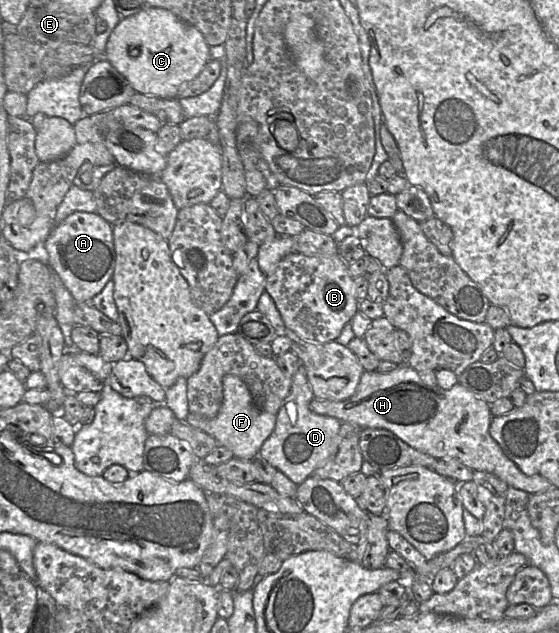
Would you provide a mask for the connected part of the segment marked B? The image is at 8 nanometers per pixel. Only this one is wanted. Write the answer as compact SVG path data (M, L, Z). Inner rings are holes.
M293 252L286 255L273 273L267 275L266 289L281 314L284 326L299 337L312 342L336 340L344 325L351 321L359 310L359 299L355 295L353 278L349 275L348 265L339 254L333 256L313 255Z

